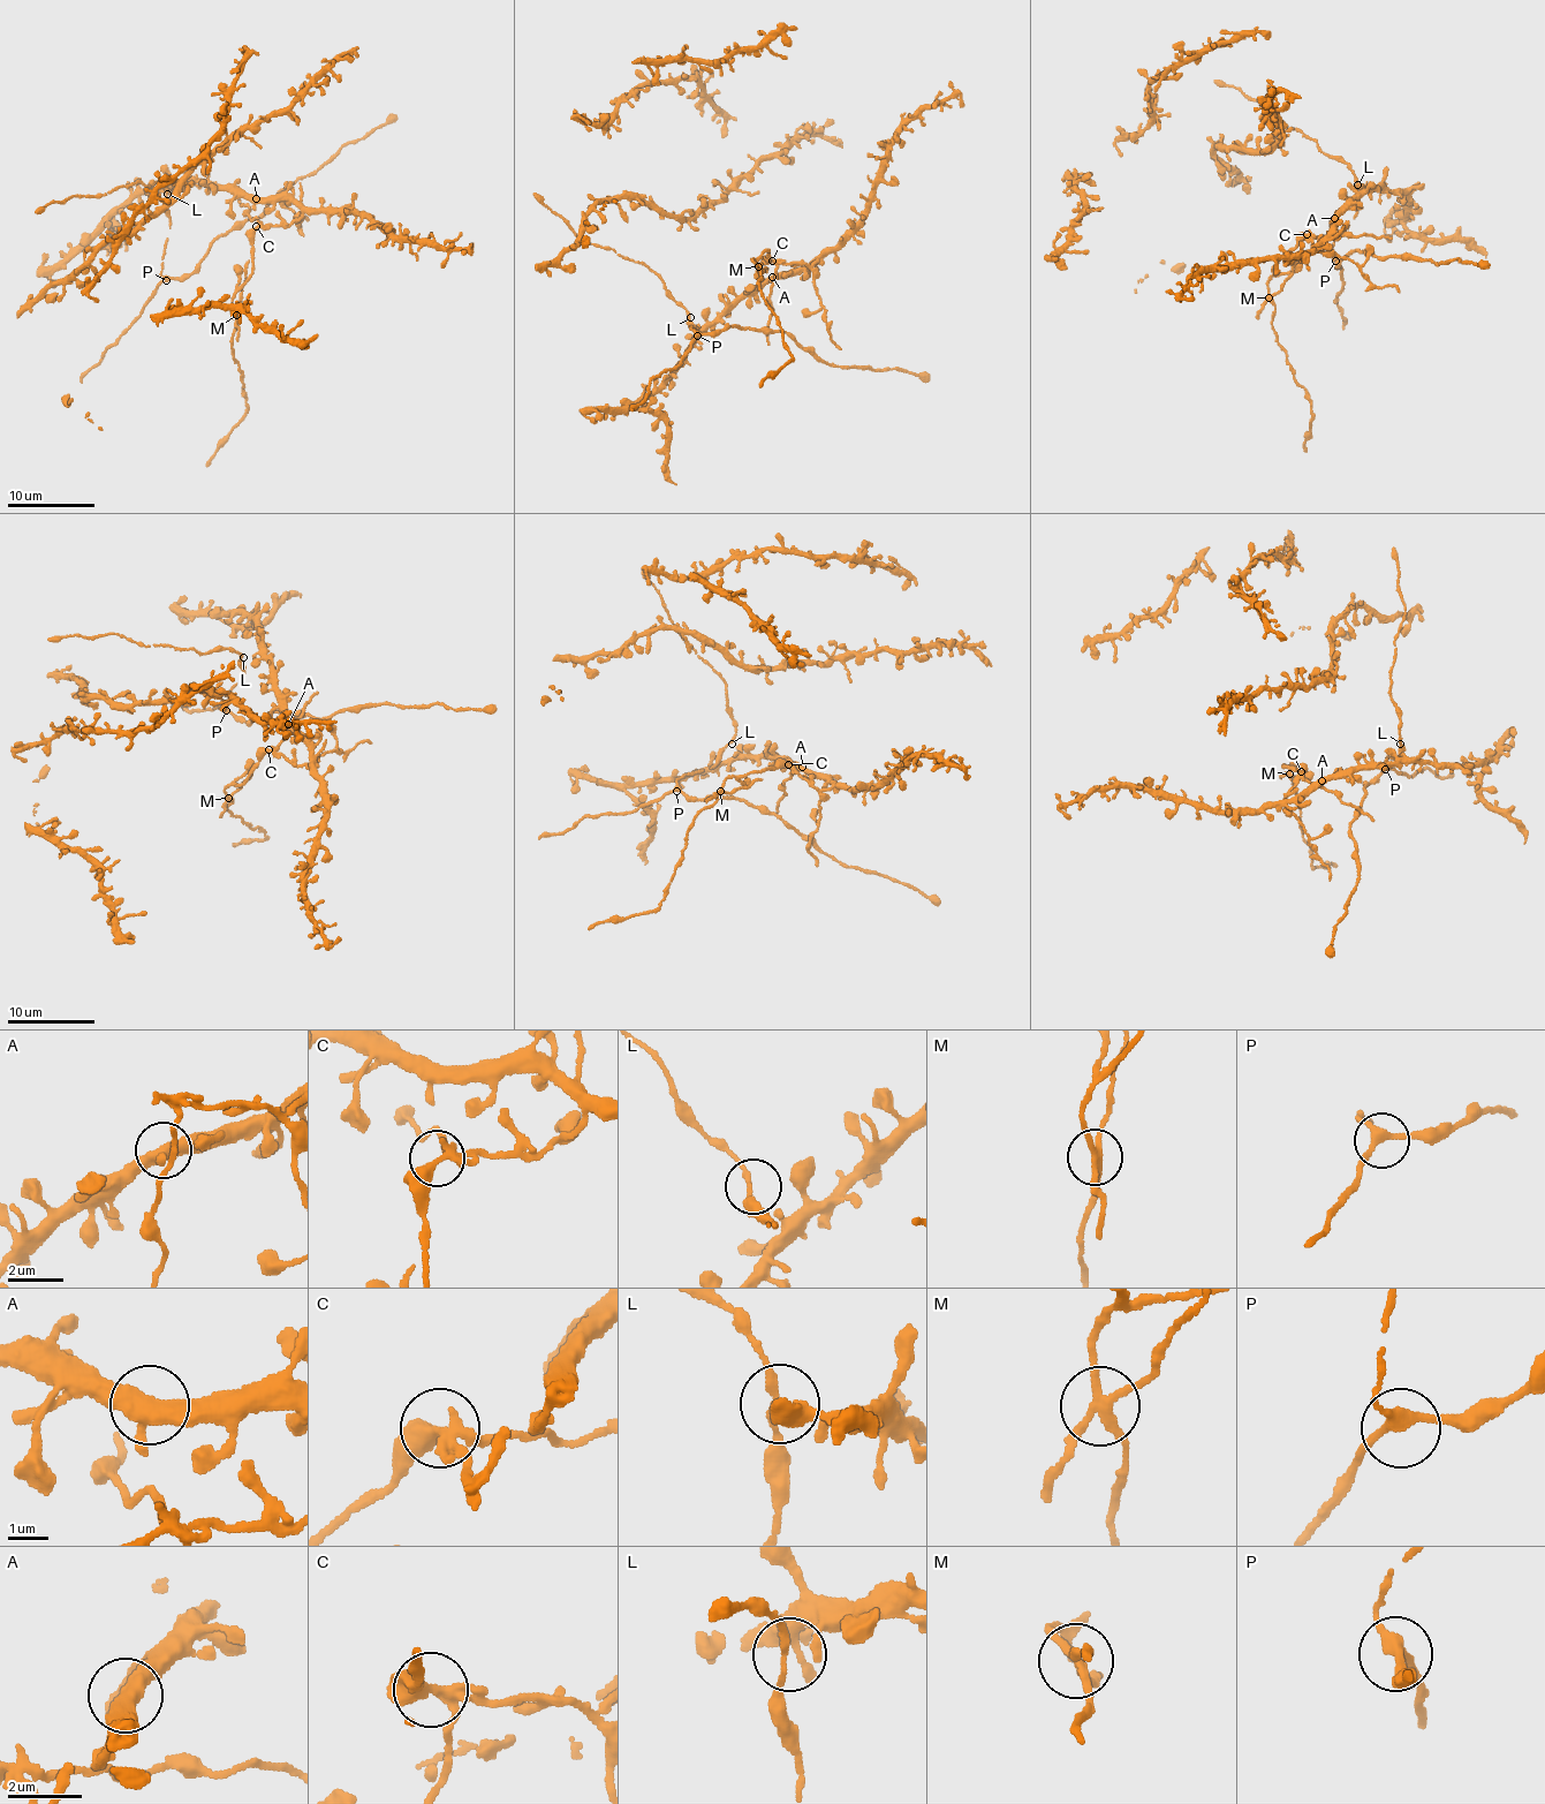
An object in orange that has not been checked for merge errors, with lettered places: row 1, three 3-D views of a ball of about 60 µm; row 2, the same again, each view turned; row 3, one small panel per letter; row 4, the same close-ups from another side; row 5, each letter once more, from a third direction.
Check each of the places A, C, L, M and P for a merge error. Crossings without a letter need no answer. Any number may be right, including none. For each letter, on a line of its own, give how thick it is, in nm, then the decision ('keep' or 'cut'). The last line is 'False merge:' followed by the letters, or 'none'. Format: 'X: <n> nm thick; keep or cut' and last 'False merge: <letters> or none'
A: 400 nm thick; keep
C: 300 nm thick; cut
L: 120 nm thick; keep
M: 220 nm thick; cut
P: 260 nm thick; keep
False merge: C, M

